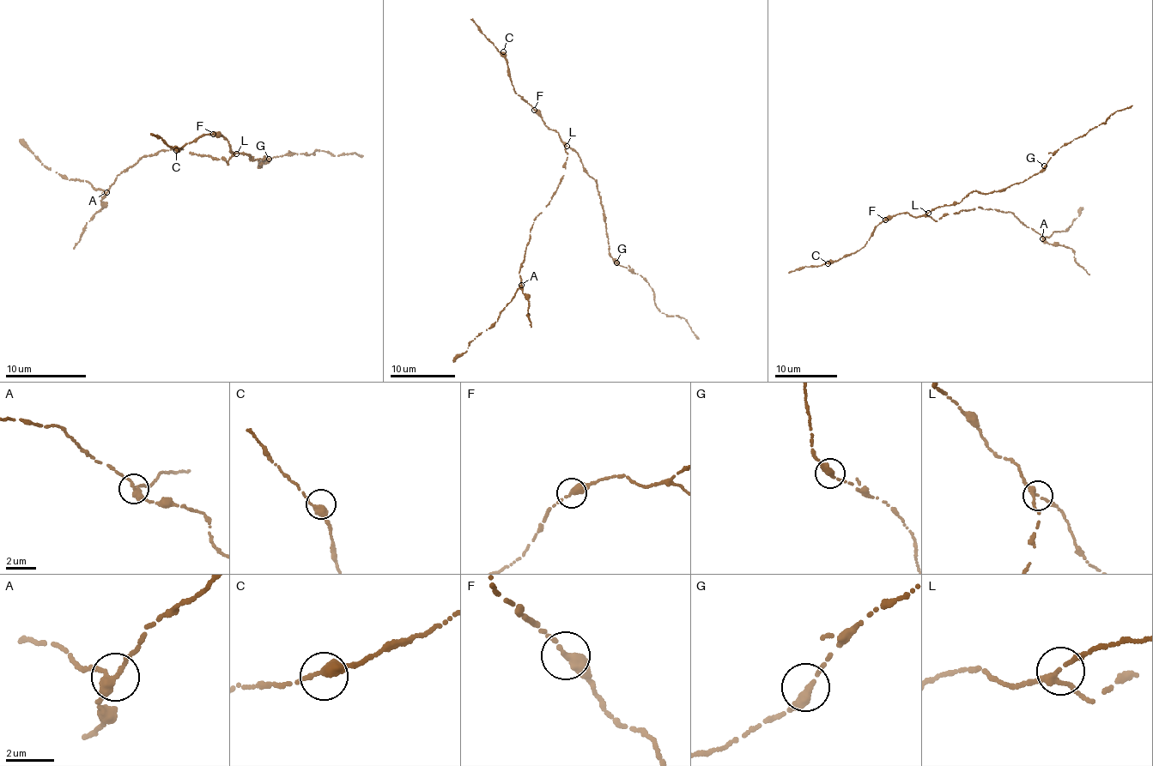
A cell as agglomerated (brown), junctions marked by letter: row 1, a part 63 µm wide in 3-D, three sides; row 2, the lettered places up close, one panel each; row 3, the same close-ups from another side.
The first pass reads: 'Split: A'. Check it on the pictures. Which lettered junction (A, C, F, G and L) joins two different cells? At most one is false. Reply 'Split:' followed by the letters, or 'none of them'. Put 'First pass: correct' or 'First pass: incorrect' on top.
First pass: correct
Split: A

